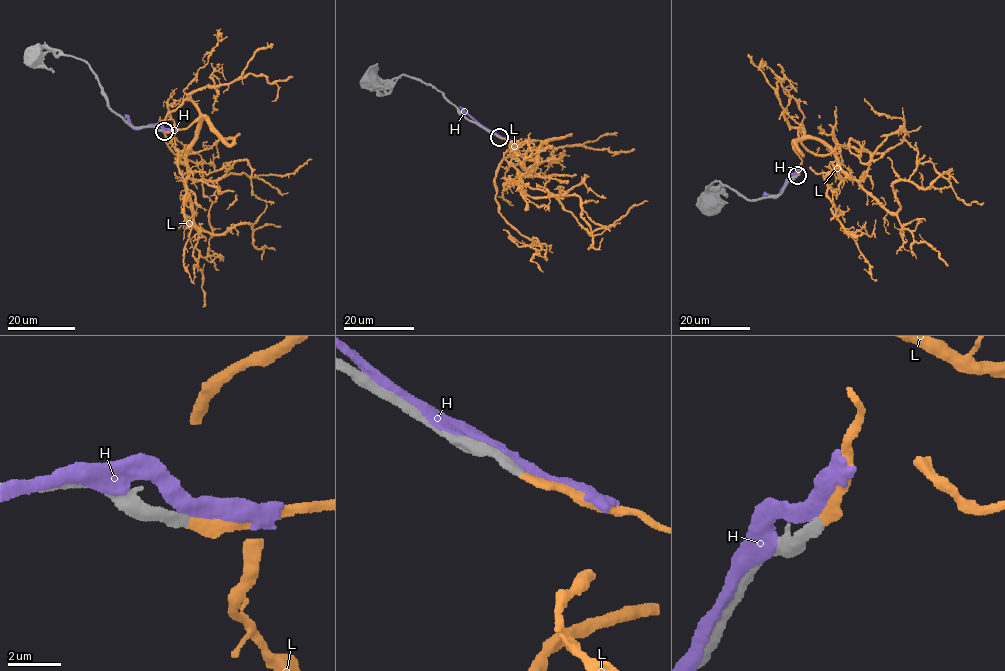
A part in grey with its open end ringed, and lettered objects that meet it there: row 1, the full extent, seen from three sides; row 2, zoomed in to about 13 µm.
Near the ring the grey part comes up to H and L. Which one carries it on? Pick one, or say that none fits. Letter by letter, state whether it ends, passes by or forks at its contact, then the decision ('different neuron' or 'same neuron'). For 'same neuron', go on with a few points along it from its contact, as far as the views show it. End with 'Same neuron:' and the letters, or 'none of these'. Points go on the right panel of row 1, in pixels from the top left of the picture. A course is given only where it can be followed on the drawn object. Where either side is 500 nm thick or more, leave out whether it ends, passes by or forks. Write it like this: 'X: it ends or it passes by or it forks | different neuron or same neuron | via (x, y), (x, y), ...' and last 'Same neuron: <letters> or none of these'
H: it passes by | different neuron
L: it ends | same neuron | via (797, 176), (800, 129), (817, 154), (906, 141), (950, 186), (925, 188), (919, 172)
Same neuron: L

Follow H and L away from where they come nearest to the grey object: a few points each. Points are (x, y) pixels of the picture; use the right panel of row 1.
H: (795, 175), (791, 174), (777, 195), (762, 194)
L: (797, 176), (800, 129), (817, 154), (906, 141), (950, 186), (925, 188), (919, 172)

